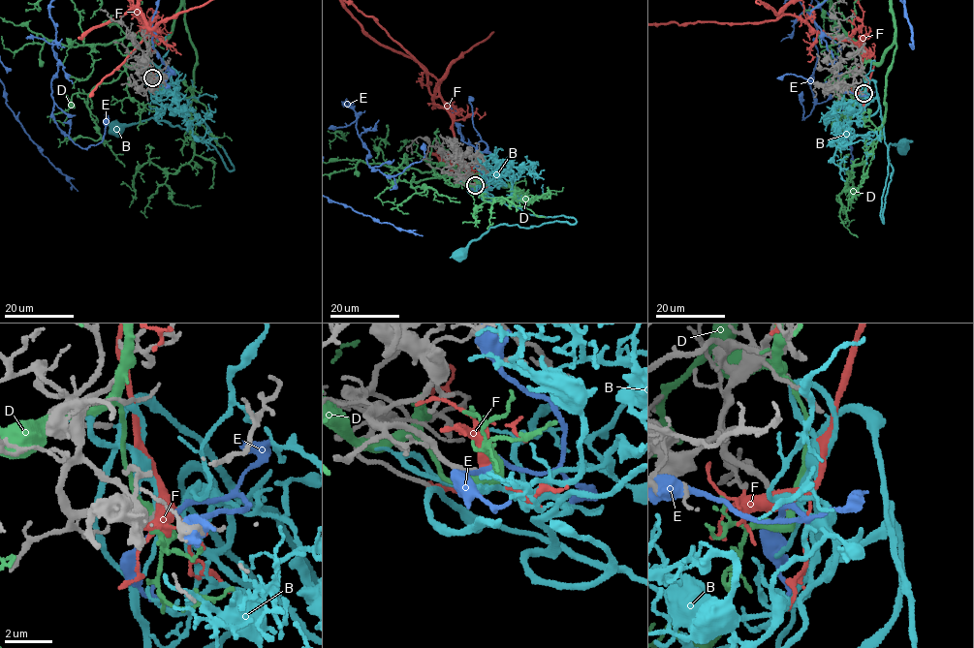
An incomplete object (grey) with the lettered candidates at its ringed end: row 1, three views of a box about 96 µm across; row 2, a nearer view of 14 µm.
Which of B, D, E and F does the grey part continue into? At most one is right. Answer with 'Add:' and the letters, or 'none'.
Add: B

